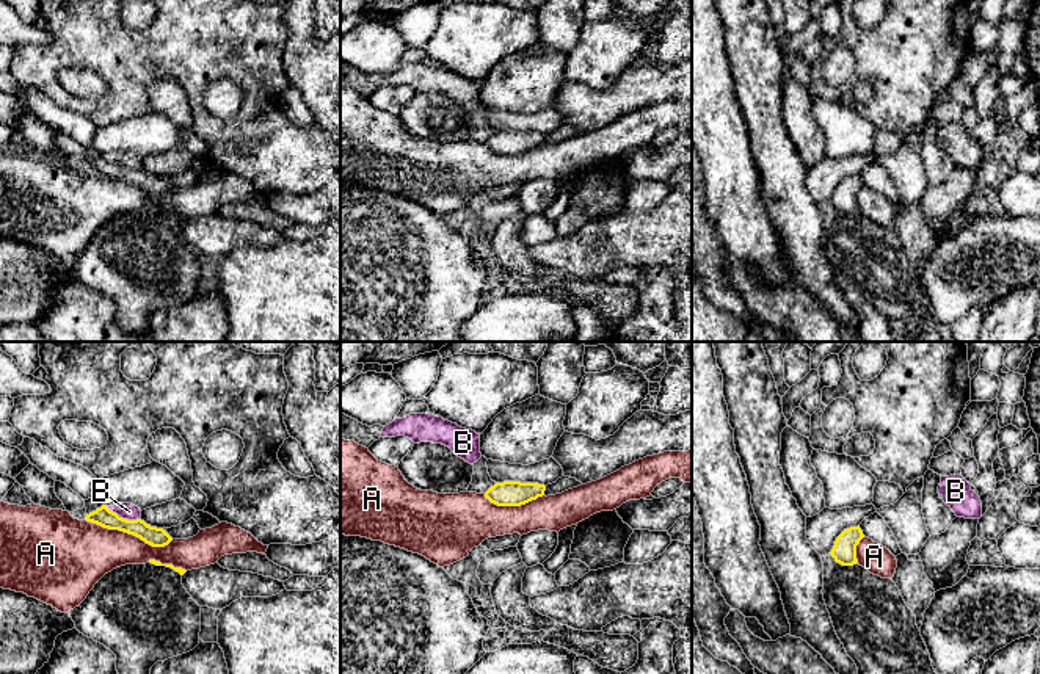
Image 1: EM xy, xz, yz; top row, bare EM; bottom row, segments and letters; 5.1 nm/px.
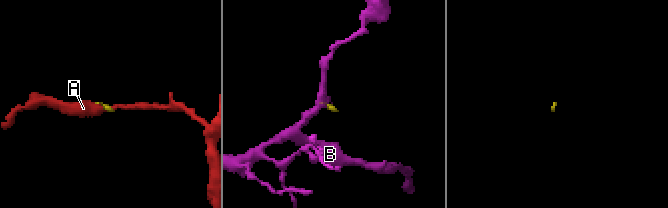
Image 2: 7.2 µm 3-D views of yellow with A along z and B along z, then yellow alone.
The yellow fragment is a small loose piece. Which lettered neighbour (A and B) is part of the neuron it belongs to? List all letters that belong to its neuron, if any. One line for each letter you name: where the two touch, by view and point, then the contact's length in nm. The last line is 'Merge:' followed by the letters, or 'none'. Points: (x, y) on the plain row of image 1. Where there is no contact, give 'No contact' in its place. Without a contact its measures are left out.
Merge: none

